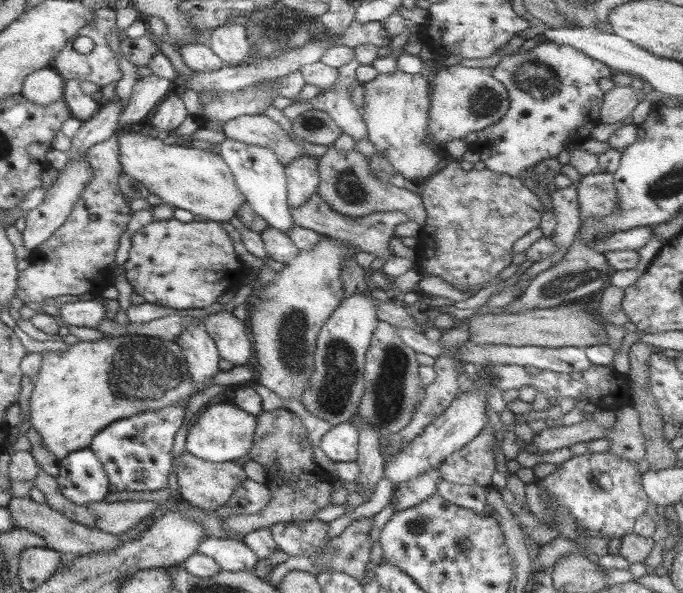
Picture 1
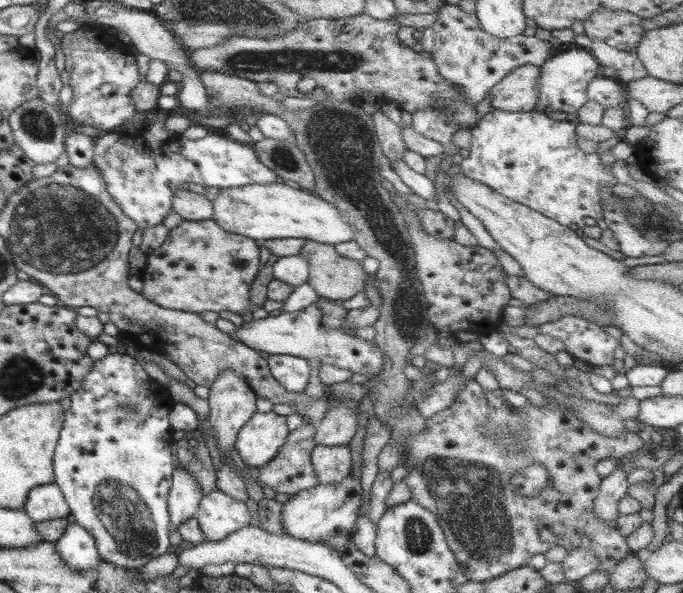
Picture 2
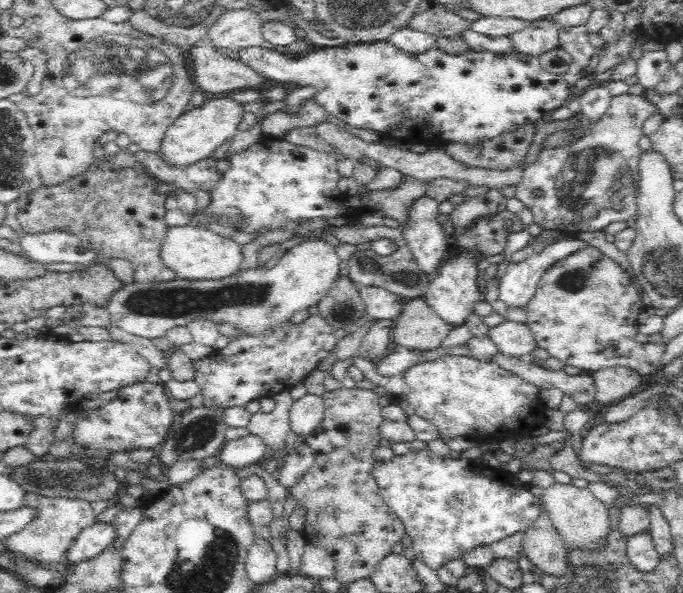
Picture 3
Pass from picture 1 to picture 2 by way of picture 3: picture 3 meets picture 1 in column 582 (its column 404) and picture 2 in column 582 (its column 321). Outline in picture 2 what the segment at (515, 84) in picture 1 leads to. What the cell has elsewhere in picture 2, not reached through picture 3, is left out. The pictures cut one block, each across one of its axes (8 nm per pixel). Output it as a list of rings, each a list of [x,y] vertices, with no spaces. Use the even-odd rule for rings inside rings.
[[[582,48],[556,52],[551,55],[539,67],[539,78],[535,82],[537,103],[534,110],[543,114],[551,111],[559,111],[567,115],[577,113],[577,110],[588,100],[585,89],[589,81],[599,76],[600,69],[601,66],[596,58]]]

